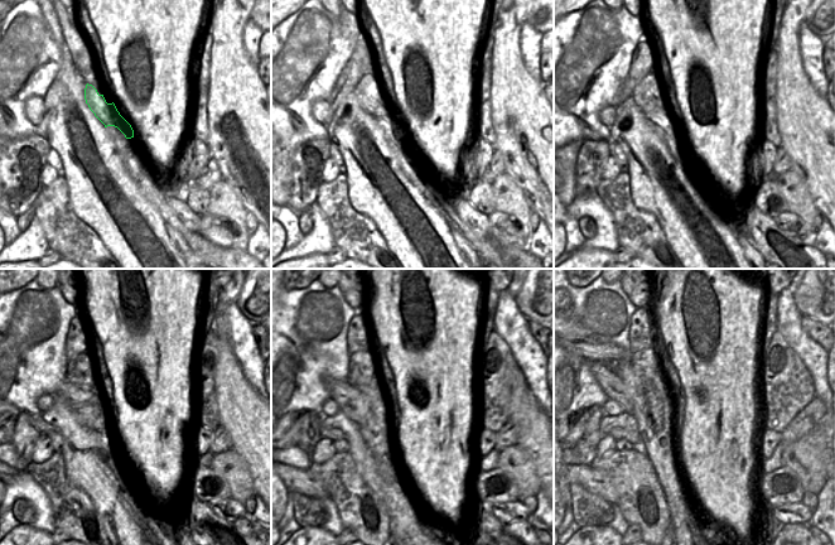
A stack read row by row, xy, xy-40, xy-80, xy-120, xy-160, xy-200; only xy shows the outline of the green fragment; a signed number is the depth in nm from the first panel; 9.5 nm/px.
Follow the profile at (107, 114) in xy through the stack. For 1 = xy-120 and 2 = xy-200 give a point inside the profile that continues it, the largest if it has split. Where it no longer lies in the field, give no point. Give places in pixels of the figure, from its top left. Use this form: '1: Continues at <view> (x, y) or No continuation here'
1: Continues at xy-120 (81, 372)
2: Continues at xy-200 (646, 358).

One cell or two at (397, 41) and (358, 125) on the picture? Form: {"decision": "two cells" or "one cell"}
{"decision": "two cells"}

